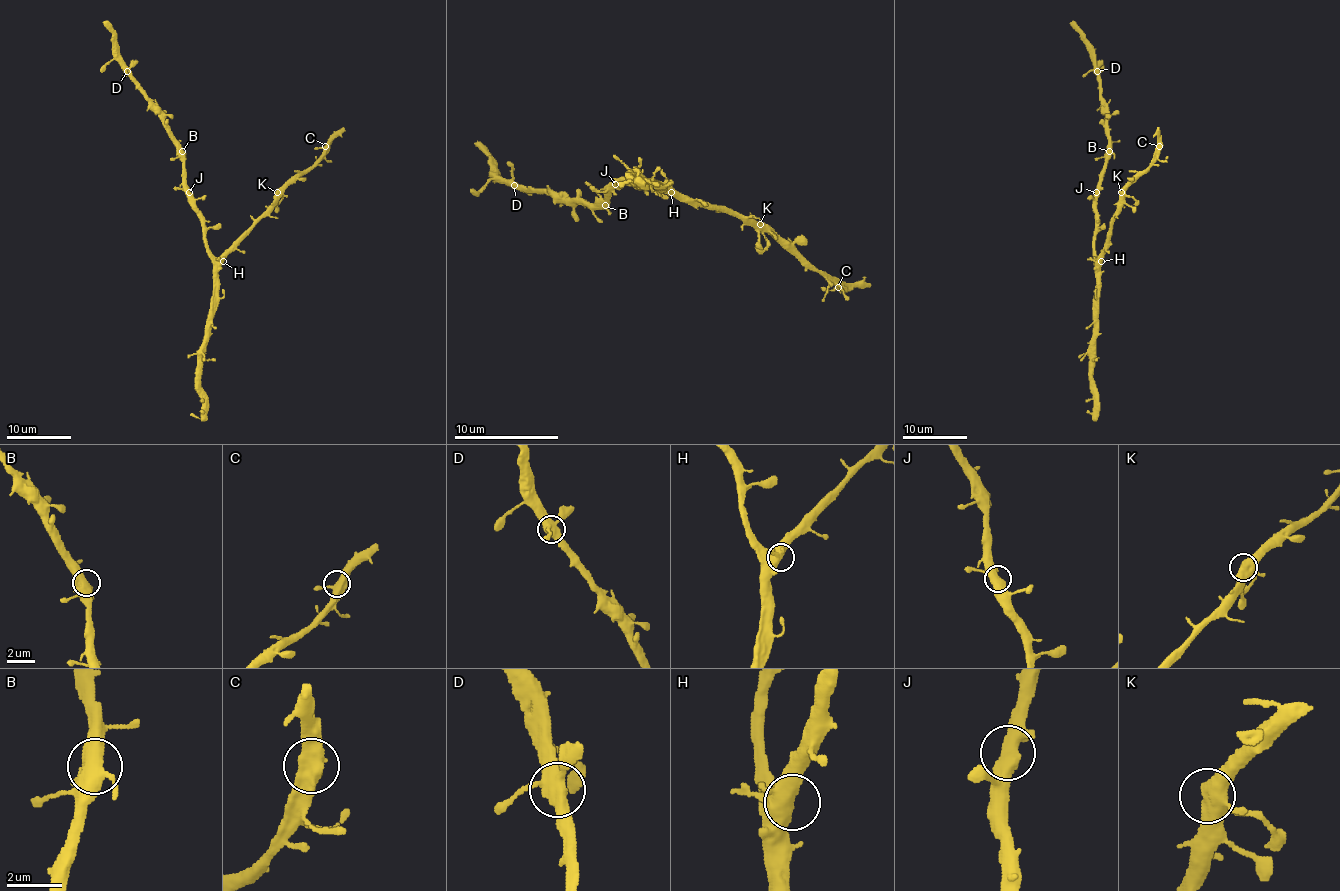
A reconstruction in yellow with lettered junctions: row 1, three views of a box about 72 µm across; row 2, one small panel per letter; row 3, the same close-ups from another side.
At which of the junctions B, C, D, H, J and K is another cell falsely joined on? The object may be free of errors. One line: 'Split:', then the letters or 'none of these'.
Split: none of these

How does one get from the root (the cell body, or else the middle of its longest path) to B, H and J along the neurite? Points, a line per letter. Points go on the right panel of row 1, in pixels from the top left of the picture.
B: (1096, 220), (1096, 192), (1109, 151)
H: (1096, 220), (1095, 253), (1101, 261)
J: (1096, 220), (1096, 192)

